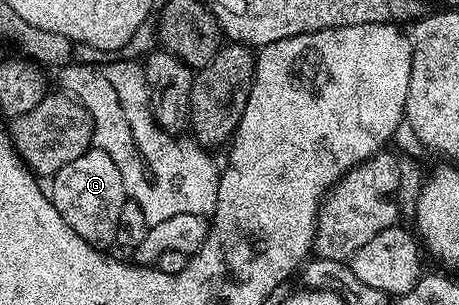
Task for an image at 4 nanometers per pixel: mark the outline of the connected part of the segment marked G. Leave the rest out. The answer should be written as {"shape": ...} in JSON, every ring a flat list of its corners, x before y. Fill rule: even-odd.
{"shape":[[95,146,89,148,89,152,84,152,81,156,73,155,57,169,50,180,52,181,50,195,62,218,83,240,101,242,100,240,106,239,115,230,116,223,120,220,120,211,124,208,124,200,126,201,126,189,120,171,116,169,115,162,104,153,104,149]]}

